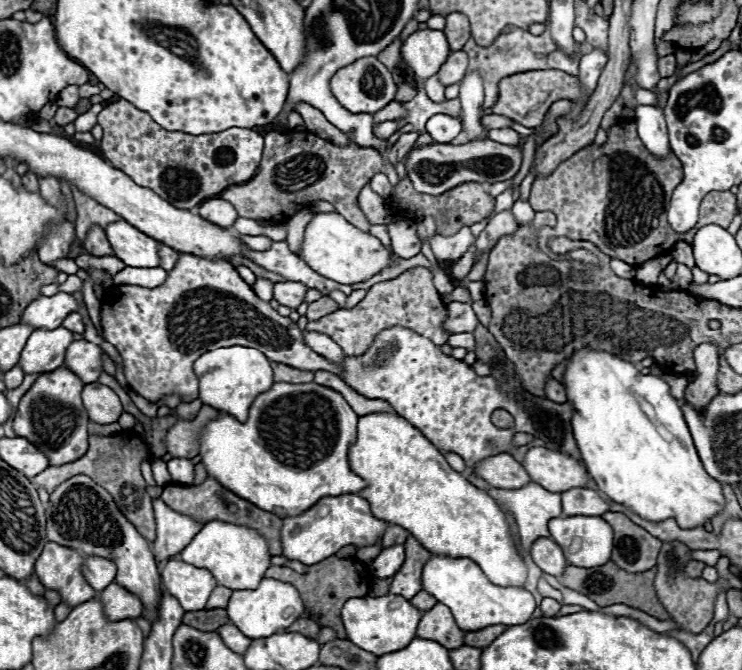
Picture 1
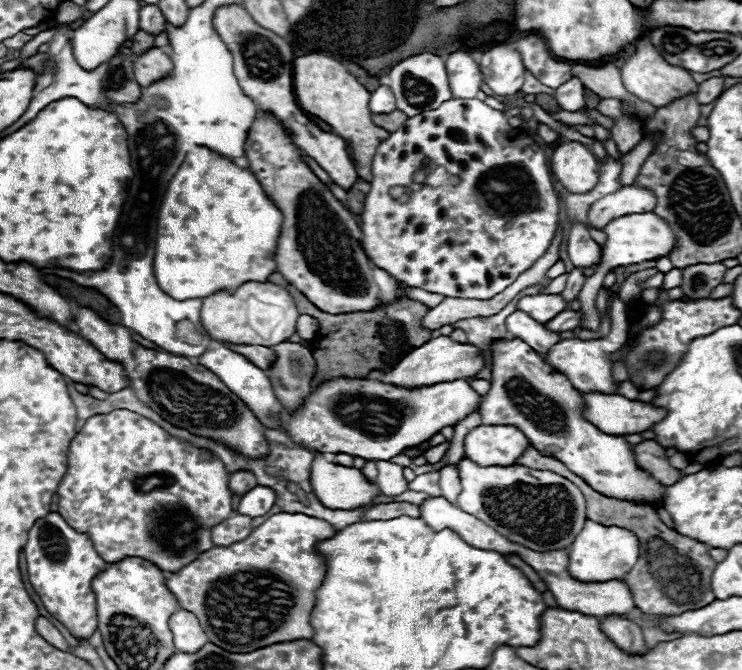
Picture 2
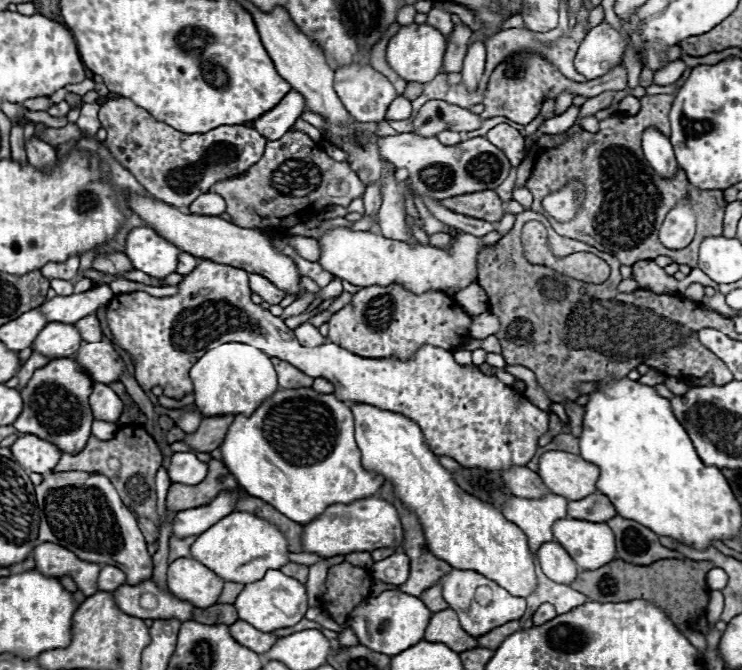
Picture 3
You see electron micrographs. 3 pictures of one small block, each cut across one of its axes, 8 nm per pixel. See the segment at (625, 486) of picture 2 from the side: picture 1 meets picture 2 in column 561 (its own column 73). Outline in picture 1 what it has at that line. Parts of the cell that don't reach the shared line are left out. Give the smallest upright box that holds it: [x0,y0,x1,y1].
[12,366,88,464]

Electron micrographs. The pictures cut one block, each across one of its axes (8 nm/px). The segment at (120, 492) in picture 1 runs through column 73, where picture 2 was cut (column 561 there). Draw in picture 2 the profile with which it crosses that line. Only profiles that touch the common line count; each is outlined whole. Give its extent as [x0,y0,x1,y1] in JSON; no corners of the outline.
[518,446,716,616]

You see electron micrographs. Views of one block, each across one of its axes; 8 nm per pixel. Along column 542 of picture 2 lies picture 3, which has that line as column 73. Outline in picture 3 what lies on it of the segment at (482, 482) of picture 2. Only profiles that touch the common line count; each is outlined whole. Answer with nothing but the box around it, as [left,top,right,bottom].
[36,470,152,586]

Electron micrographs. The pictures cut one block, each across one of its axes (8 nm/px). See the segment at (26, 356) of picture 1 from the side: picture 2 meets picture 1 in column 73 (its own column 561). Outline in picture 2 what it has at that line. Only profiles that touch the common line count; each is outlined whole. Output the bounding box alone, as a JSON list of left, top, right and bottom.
[506,310,564,356]

